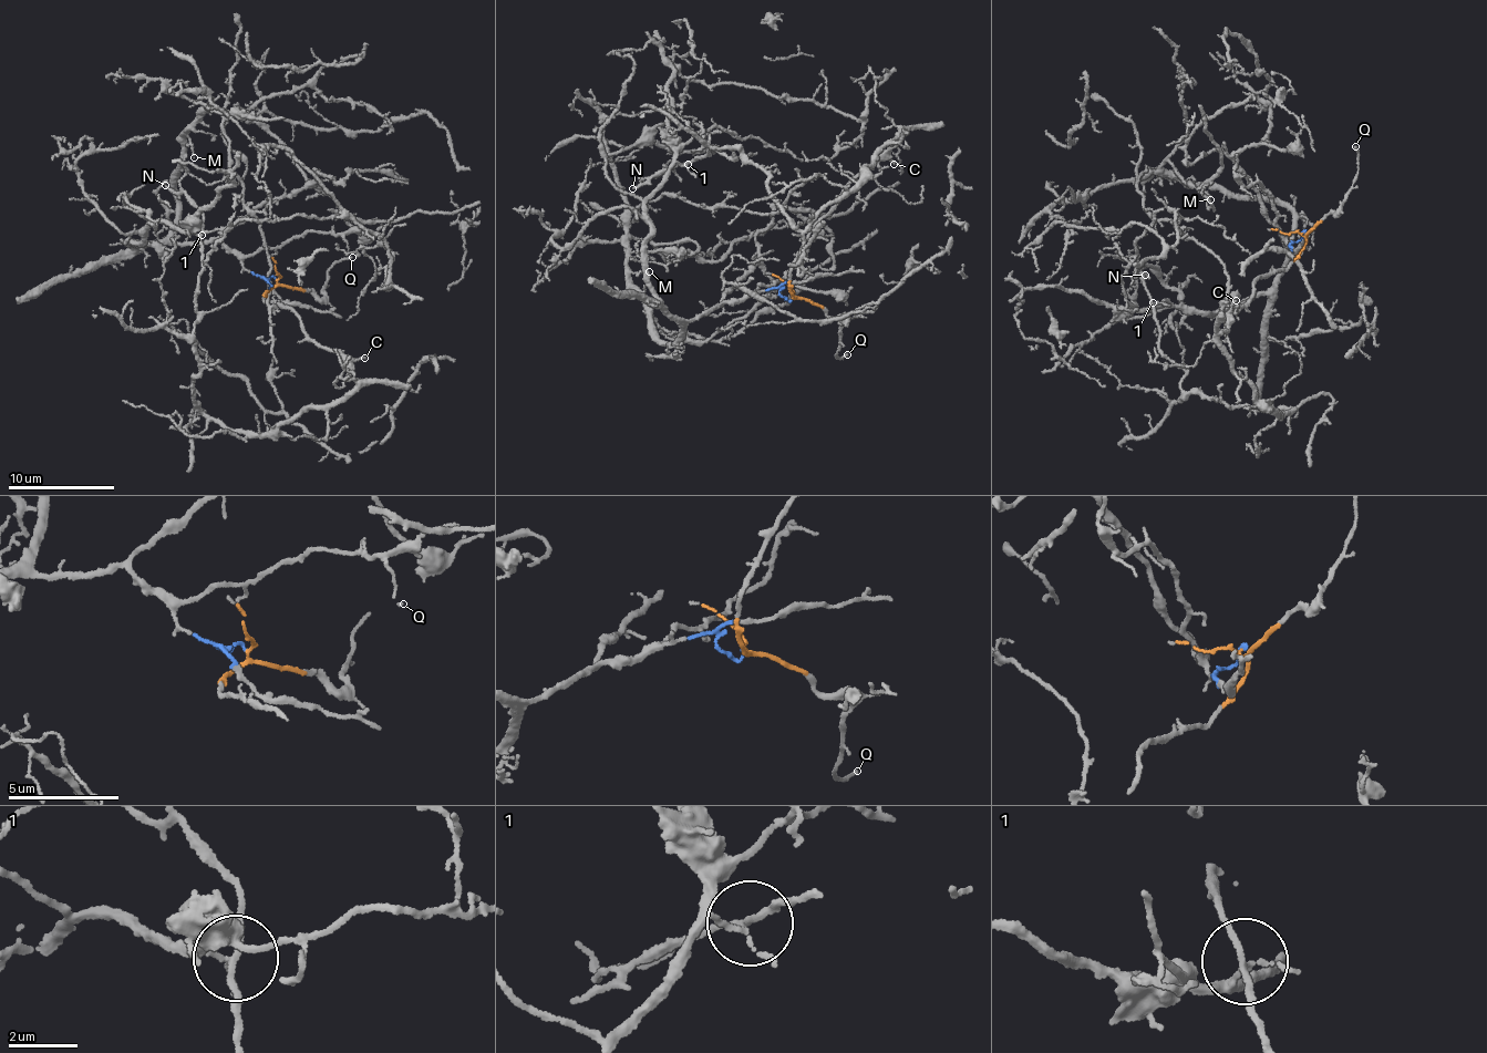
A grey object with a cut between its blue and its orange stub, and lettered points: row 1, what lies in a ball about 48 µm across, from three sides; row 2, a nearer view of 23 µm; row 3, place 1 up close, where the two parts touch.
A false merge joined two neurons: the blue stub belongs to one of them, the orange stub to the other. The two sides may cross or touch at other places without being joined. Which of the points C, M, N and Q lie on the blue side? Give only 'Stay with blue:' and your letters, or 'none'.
Stay with blue: M

